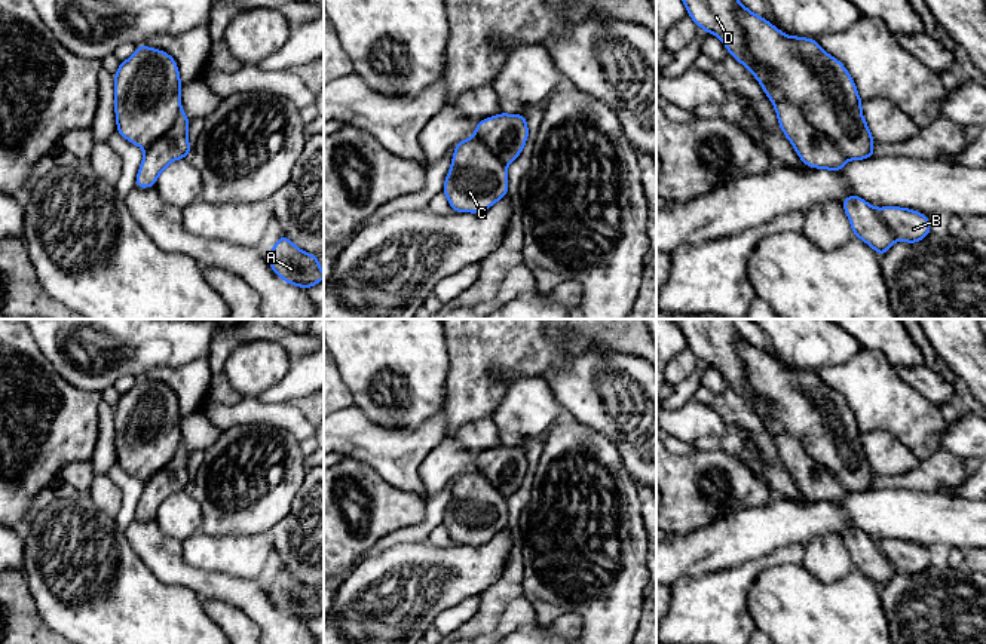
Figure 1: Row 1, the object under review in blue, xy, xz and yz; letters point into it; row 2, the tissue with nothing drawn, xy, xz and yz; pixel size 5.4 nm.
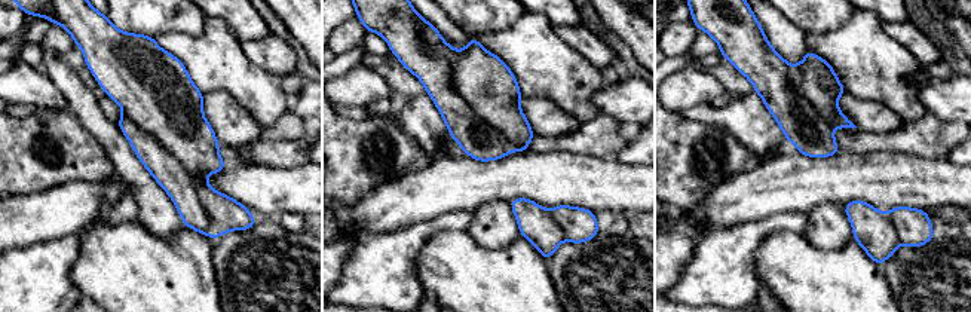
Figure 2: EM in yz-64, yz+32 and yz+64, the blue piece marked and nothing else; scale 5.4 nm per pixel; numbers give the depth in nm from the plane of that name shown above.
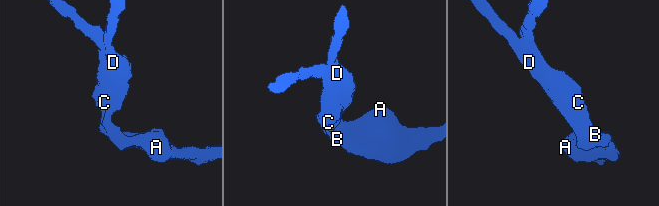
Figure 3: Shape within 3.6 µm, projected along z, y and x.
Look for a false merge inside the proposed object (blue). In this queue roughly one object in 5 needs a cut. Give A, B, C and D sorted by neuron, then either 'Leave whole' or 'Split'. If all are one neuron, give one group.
Groups: A B C D. Leave whole

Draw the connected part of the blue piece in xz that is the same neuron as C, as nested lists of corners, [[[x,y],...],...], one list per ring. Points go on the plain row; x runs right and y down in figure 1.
[[[499,445],[477,454],[475,467],[454,478],[443,525],[454,545],[483,545],[508,525],[506,499],[524,481],[524,447]]]

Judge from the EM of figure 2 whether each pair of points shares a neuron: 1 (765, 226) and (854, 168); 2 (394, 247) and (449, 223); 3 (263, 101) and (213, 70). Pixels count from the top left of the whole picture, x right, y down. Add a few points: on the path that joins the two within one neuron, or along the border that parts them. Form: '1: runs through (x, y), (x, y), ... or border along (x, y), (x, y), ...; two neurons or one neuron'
1: border along (808, 211), (780, 211), (753, 222); two neurons
2: runs through (407, 242), (420, 232), (435, 226); one neuron
3: runs through (251, 89), (233, 72), (224, 70); one neuron

